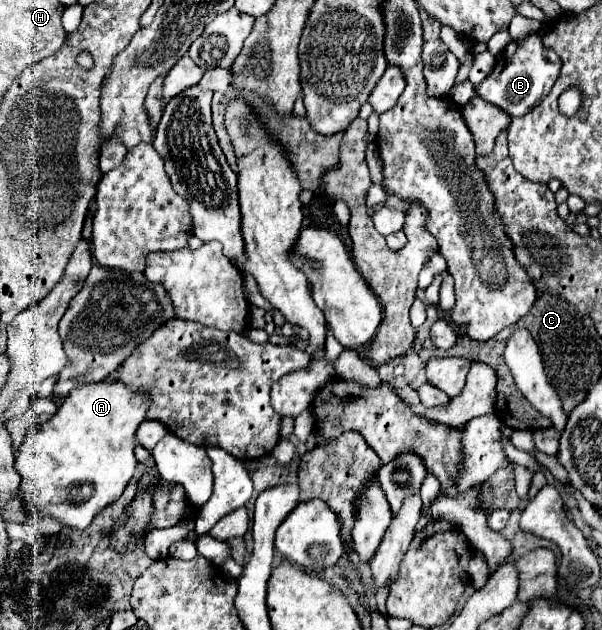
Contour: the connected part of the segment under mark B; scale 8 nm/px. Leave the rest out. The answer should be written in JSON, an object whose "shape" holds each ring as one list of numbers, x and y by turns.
{"shape":[[537,33,527,35,525,39,511,41,497,57,495,57,495,67,489,77,485,77,483,83,475,87,475,93,483,97,485,101,497,105,511,117,521,117,527,115,553,87,561,71,561,59,555,51,545,49,543,41]]}

